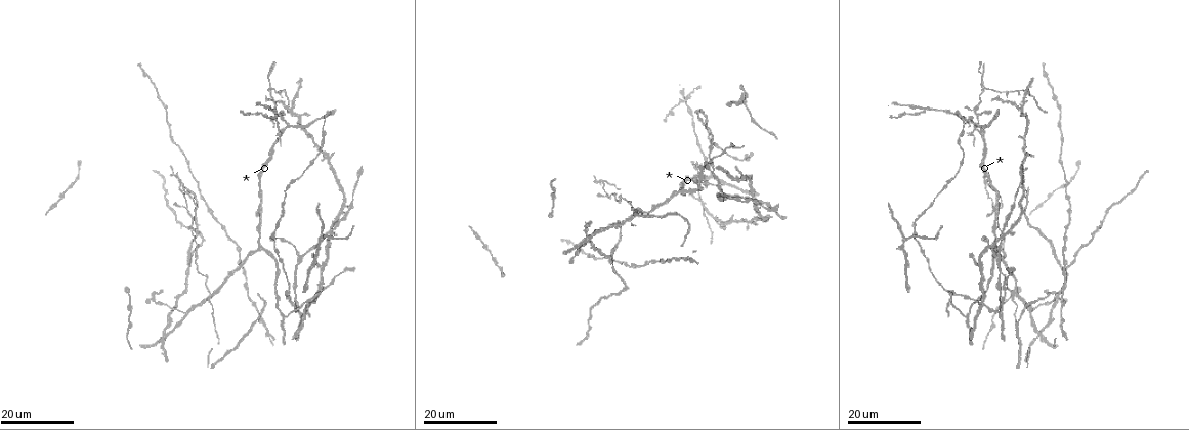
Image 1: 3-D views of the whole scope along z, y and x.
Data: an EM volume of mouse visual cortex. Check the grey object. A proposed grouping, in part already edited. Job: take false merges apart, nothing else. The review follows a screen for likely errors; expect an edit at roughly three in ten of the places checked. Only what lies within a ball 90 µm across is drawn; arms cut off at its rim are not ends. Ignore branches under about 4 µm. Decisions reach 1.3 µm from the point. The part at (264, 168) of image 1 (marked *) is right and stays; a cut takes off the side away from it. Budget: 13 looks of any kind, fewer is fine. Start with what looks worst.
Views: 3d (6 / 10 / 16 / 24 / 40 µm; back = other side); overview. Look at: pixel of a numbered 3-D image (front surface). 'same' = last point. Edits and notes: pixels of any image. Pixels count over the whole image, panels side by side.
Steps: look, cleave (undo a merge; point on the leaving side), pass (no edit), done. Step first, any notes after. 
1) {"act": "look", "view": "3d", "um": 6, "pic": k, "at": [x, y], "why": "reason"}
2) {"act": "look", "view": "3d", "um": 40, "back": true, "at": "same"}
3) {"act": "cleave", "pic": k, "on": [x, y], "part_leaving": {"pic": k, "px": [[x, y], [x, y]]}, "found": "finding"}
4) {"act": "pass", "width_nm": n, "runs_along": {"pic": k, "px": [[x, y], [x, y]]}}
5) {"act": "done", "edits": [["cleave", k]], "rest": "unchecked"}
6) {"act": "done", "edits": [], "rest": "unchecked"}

{"act": "look", "view": "3d", "um": 24, "pic": 1, "at": [181, 181], "why": "four-way junction"}

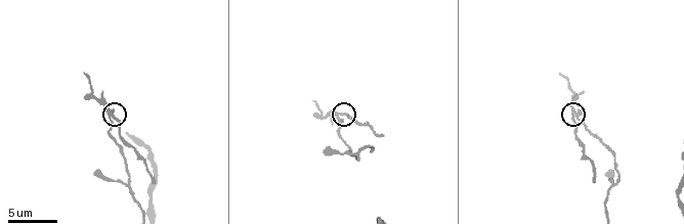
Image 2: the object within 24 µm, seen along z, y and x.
{"act": "look", "view": "3d", "um": 6, "pic": 2, "at": [572, 117]}

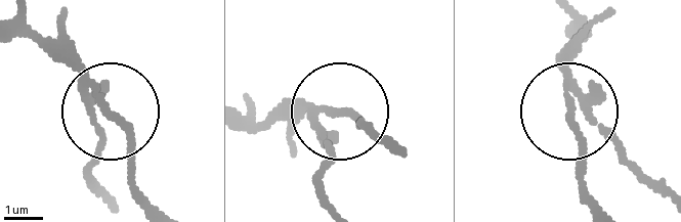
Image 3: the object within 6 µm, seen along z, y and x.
{"act": "pass", "side_arm_um": 6, "runs_along": {"pic": 3, "px": [[662, 189], [577, 112], [563, 62], [573, 16]]}, "found": "all the same neuron"}

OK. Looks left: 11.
{"act": "look", "view": "3d", "um": 24, "pic": 1, "at": [984, 89], "why": "a fork"}

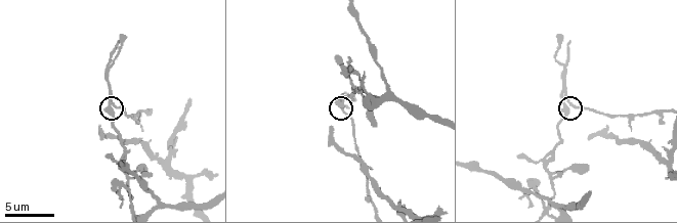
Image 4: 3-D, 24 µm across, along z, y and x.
{"act": "look", "view": "3d", "um": 6, "pic": 4, "at": [112, 105], "why": "zoom in"}

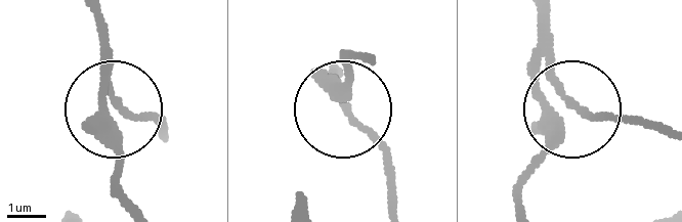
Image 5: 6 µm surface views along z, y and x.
{"act": "pass", "runs_along": {"pic": 5, "px": [[519, 198], [571, 110], [539, 15]]}, "found": "continuous, no second neuron"}

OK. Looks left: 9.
{"act": "look", "view": "3d", "um": 10, "pic": 4, "at": [551, 172], "why": "four or more arms meet"}

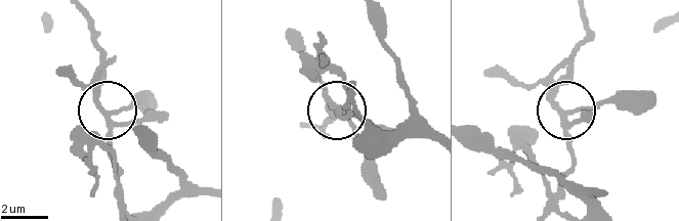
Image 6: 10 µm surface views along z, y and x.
{"act": "pass", "found": "continuous, no second neuron"}

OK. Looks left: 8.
{"act": "look", "view": "3d", "um": 16, "pic": 1, "at": [300, 312], "why": "arms part here"}

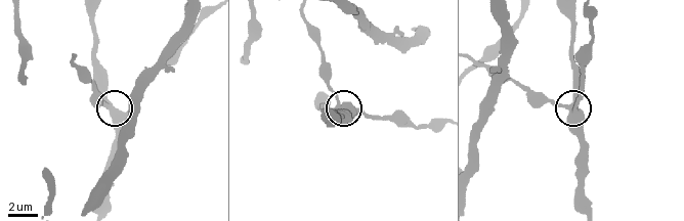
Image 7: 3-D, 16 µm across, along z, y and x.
{"act": "look", "view": "3d", "um": 10, "pic": 7, "at": [568, 106]}

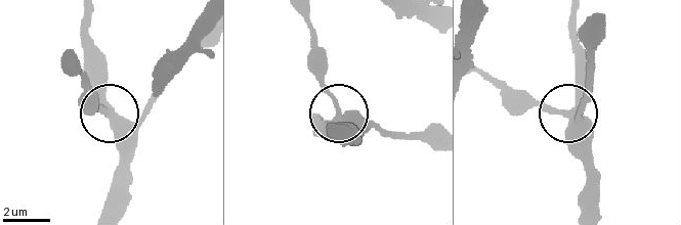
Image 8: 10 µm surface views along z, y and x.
{"act": "pass", "arms": 3, "found": "all the same neuron"}

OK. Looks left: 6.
{"act": "look", "view": "3d", "um": 24, "pic": 1, "at": [284, 317], "why": "three arms meet"}

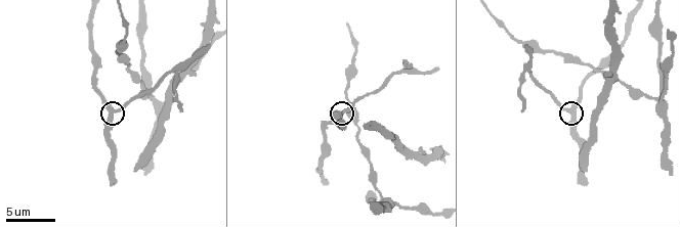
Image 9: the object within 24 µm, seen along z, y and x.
{"act": "look", "view": "3d", "um": 6, "pic": 9, "at": [114, 109]}

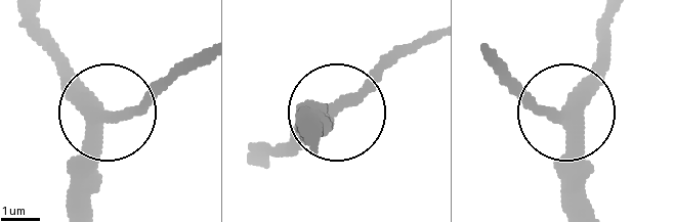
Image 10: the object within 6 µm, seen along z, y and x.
{"act": "pass", "side_arm_um": 8, "runs_along": {"pic": 10, "px": [[612, 23], [602, 71], [565, 120], [565, 208]]}, "found": "all the same neuron"}

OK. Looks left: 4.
{"act": "look", "view": "3d", "um": 24, "pic": 1, "at": [1061, 138]}

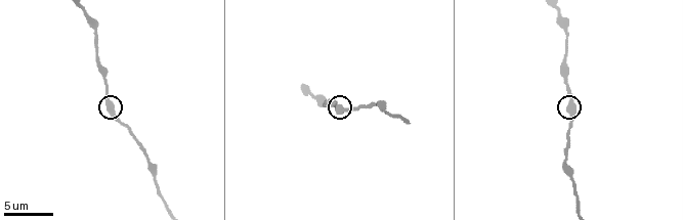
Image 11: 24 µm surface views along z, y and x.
{"act": "look", "view": "3d", "um": 6, "pic": 11, "at": [106, 105]}

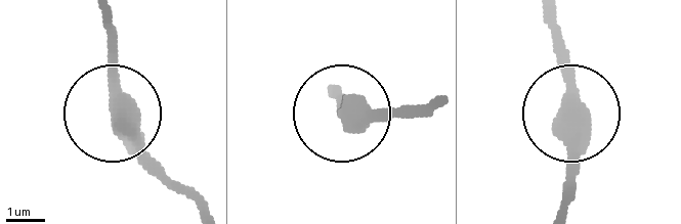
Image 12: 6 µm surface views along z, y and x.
{"act": "pass", "runs_along": {"pic": 12, "px": [[195, 205], [120, 117], [107, 18]]}, "found": "all the same neuron"}

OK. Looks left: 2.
{"act": "done", "edits": [], "rest": "unchecked"}

